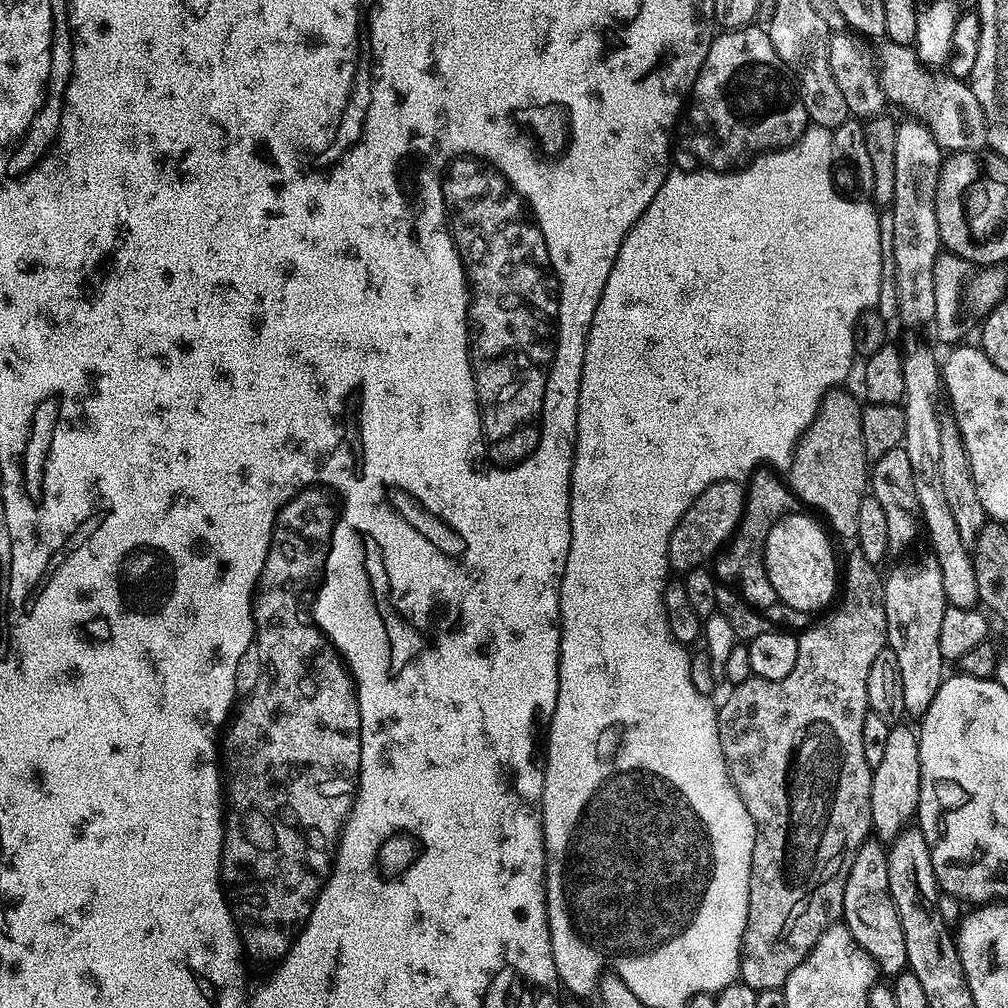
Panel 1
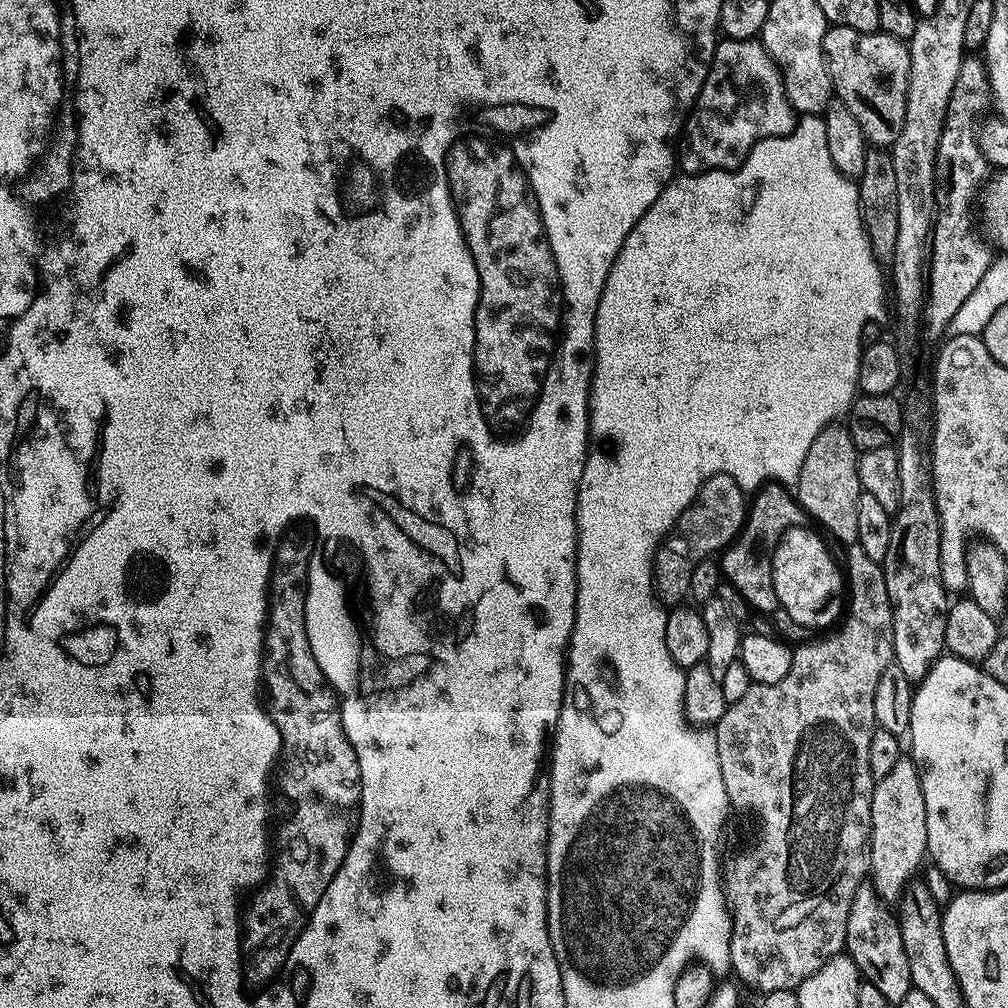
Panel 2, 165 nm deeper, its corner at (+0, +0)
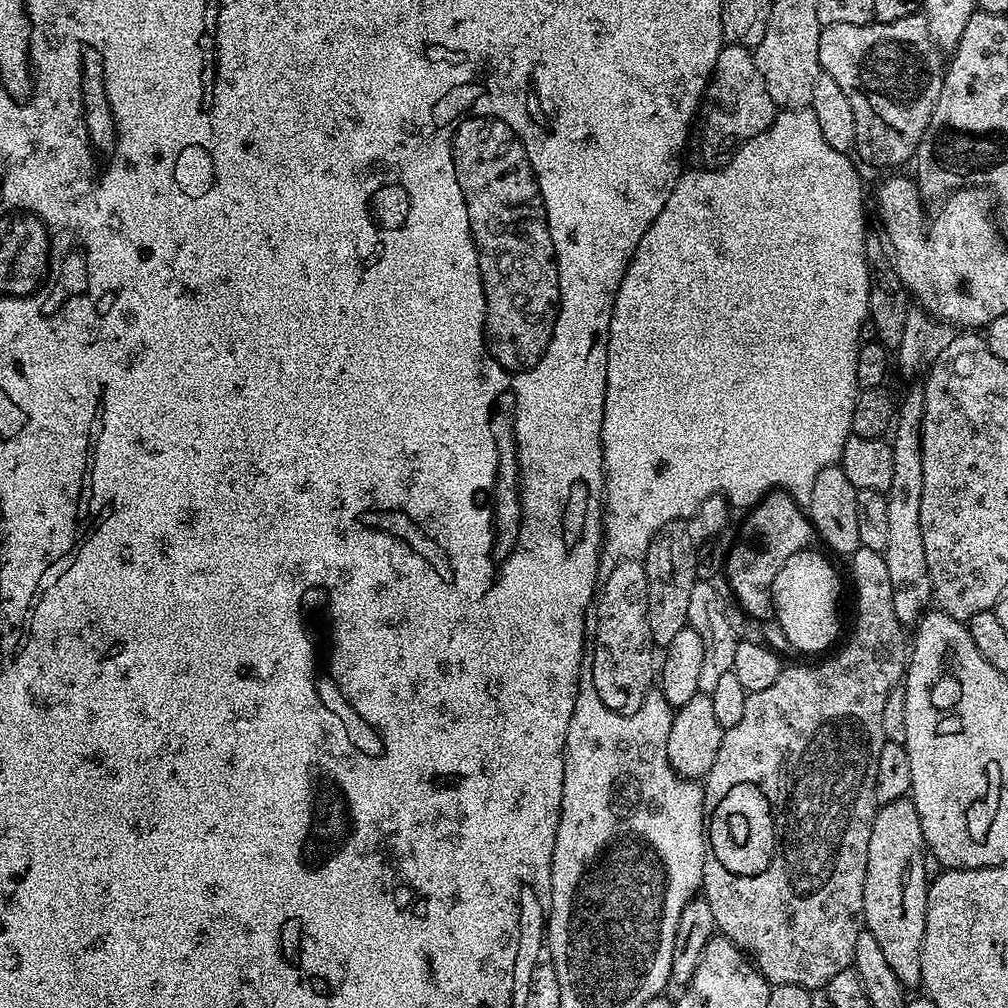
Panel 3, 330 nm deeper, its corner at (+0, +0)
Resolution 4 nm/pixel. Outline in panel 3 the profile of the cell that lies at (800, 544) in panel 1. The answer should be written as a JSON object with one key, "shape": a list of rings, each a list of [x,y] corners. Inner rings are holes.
{"shape":[[[812,551],[790,554],[790,558],[786,558],[786,566],[782,566],[778,578],[774,578],[772,610],[775,623],[780,623],[780,632],[790,647],[800,652],[827,653],[827,648],[841,639],[840,576],[823,551]]]}

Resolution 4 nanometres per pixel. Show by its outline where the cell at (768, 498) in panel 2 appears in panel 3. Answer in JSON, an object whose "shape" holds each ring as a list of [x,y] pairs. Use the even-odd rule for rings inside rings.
{"shape":[[[773,490],[761,496],[748,514],[736,540],[734,536],[731,541],[723,575],[729,588],[732,589],[739,611],[745,617],[753,621],[754,619],[771,621],[774,616],[772,610],[774,578],[778,578],[778,570],[786,566],[786,558],[790,558],[790,554],[803,552],[811,545],[808,543],[814,540],[814,529],[805,509],[796,503],[790,493],[783,490]]]}

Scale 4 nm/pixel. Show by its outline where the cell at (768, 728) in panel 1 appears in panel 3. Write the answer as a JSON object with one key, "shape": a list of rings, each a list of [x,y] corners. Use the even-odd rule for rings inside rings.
{"shape":[[[860,547],[850,557],[850,564],[852,564],[852,584],[856,587],[856,629],[853,630],[852,637],[848,641],[846,641],[847,639],[843,641],[843,644],[845,643],[844,649],[837,656],[829,655],[824,658],[829,658],[829,660],[824,660],[821,664],[792,664],[789,668],[788,665],[781,667],[778,678],[774,678],[774,683],[766,686],[766,690],[748,693],[742,719],[738,721],[738,726],[730,726],[724,729],[724,737],[717,754],[718,764],[722,760],[730,760],[730,758],[732,760],[744,760],[746,756],[782,754],[779,775],[776,775],[775,788],[772,788],[774,794],[770,794],[770,790],[766,793],[766,798],[770,798],[770,814],[774,814],[774,830],[776,831],[776,853],[770,862],[770,866],[766,866],[766,870],[762,870],[753,876],[739,876],[730,870],[726,870],[726,866],[722,866],[722,862],[718,862],[718,857],[715,856],[715,847],[711,843],[707,845],[702,862],[702,874],[704,875],[702,898],[710,906],[710,914],[714,914],[714,922],[719,935],[731,940],[741,952],[747,954],[752,963],[755,964],[756,969],[764,975],[764,979],[772,986],[789,984],[790,986],[802,986],[809,990],[823,989],[830,982],[830,978],[834,978],[834,974],[842,974],[842,970],[853,967],[854,946],[858,946],[858,938],[862,931],[864,883],[866,882],[866,862],[870,850],[870,830],[878,807],[874,794],[874,782],[878,774],[878,754],[882,754],[882,746],[885,741],[884,731],[882,730],[882,710],[886,707],[886,698],[890,694],[890,690],[897,688],[901,681],[905,679],[906,665],[910,659],[910,644],[907,639],[904,641],[905,625],[900,623],[898,614],[894,614],[894,594],[890,586],[890,570],[886,570],[884,553]],[[784,702],[788,702],[786,706],[790,708],[792,714],[794,712],[806,714],[806,722],[810,726],[804,726],[804,728],[806,730],[810,728],[810,732],[812,732],[810,736],[808,736],[808,732],[788,732],[788,724],[784,724]],[[776,736],[780,736],[780,740],[776,740]],[[804,736],[808,736],[808,740],[804,742],[798,756],[796,756],[796,752],[784,752],[784,740],[804,740]],[[788,756],[796,756],[796,760],[794,760],[790,772],[782,774],[784,764],[788,764]],[[796,872],[798,872],[798,876],[796,876]],[[780,878],[796,878],[798,888],[792,892],[792,896],[788,896],[788,902],[780,902]],[[830,904],[836,904],[834,912],[830,912],[830,908],[826,908]]]}

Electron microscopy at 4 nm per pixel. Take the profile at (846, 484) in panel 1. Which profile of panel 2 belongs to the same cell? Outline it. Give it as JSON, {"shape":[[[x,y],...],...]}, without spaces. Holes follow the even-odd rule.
{"shape":[[[826,427],[820,431],[818,438],[814,438],[810,450],[806,450],[800,477],[794,486],[794,495],[809,517],[813,521],[817,520],[821,524],[819,527],[833,541],[841,540],[841,545],[844,546],[855,544],[858,538],[858,498],[862,489],[857,459],[858,449],[854,446],[847,427]]]}

